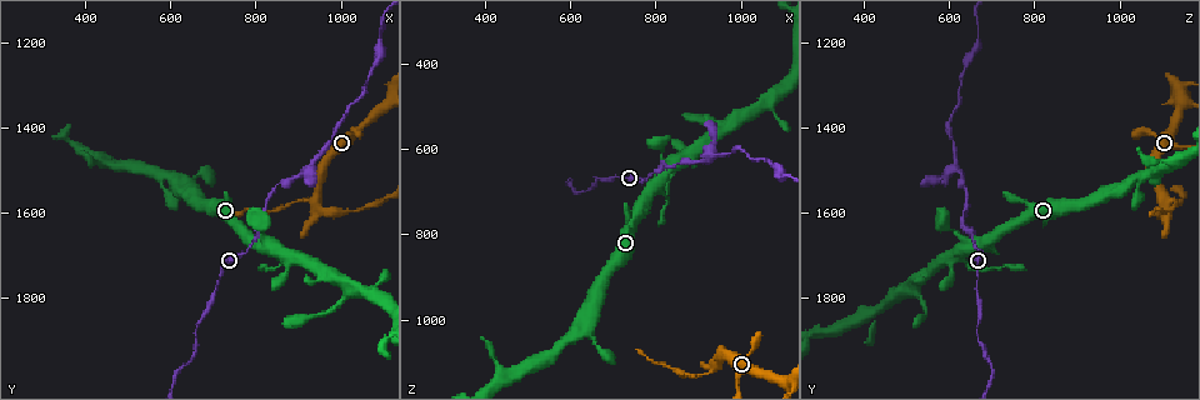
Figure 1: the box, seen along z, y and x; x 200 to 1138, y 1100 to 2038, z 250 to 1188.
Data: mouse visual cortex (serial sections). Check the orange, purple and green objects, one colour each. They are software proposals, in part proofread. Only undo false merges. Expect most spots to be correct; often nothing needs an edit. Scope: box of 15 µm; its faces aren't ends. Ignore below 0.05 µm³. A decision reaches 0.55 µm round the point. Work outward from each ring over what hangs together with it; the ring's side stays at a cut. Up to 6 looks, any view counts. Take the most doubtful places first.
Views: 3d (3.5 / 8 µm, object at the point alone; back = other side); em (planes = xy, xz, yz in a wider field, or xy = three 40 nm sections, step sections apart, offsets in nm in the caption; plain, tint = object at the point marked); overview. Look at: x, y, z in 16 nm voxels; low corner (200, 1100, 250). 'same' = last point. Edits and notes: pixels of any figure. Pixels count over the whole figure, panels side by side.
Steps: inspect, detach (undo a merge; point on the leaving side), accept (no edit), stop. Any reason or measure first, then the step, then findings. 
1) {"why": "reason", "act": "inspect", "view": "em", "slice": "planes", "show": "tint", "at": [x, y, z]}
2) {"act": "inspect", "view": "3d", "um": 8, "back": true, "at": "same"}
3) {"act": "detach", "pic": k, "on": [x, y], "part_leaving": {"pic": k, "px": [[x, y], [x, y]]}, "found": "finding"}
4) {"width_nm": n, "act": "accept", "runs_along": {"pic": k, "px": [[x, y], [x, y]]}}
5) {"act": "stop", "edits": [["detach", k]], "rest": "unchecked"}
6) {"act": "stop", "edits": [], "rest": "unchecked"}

{"why": "three-way junction", "act": "inspect", "view": "3d", "um": 3.5, "at": [945, 1590, 1105]}

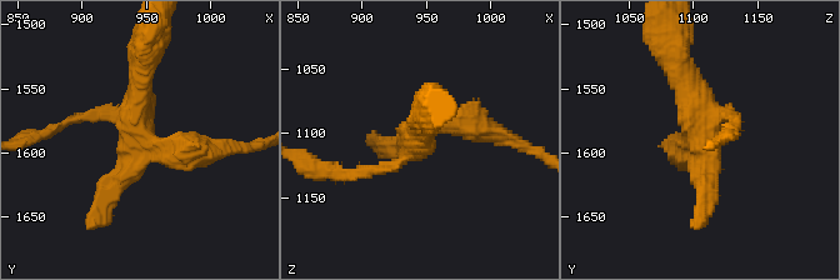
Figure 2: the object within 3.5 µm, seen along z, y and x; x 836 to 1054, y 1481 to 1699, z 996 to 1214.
{"why": "need the tissue", "act": "inspect", "view": "em", "slice": "xy", "step": 5, "show": "tint", "at": [946, 1584, 1104]}

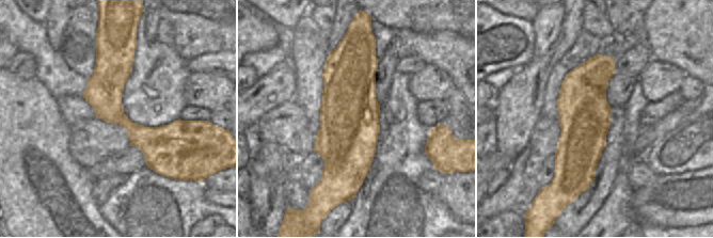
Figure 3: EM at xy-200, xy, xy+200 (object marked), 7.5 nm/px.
{"act": "inspect", "view": "em", "slice": "xy", "step": 2, "show": "tint", "at": "same"}

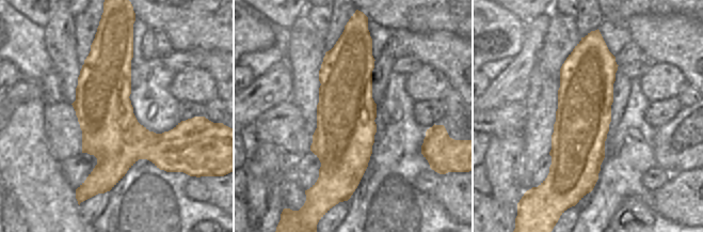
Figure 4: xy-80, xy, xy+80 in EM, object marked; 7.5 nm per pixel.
{"act": "accept", "runs_along": {"pic": 2, "px": [[144, 55], [136, 129], [216, 151]]}, "found": "all the same cell"}

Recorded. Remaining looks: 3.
{"act": "inspect", "view": "3d", "um": 3.5, "at": [860, 1725, 640]}

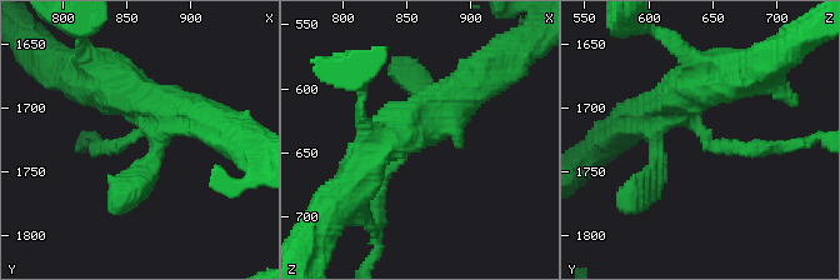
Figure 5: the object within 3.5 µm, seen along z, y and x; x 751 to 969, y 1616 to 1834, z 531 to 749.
{"arm_widths_nm": [150, 500], "act": "inspect", "view": "em", "slice": "xy", "step": 1, "show": "tint", "at": [856, 1722, 644]}

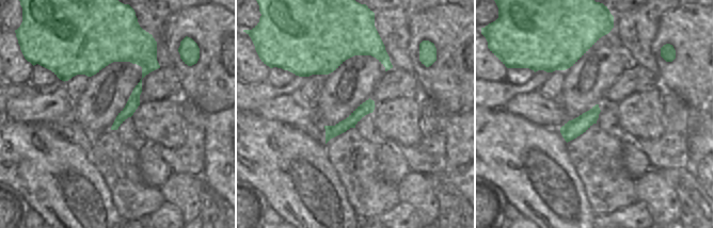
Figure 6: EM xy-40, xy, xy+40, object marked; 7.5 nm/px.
{"act": "accept", "runs_along": {"pic": 6, "px": [[110, 47], [144, 66], [133, 102], [114, 127]]}, "found": "one cell here"}

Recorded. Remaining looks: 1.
{"act": "stop", "edits": [], "rest": "unchecked"}

